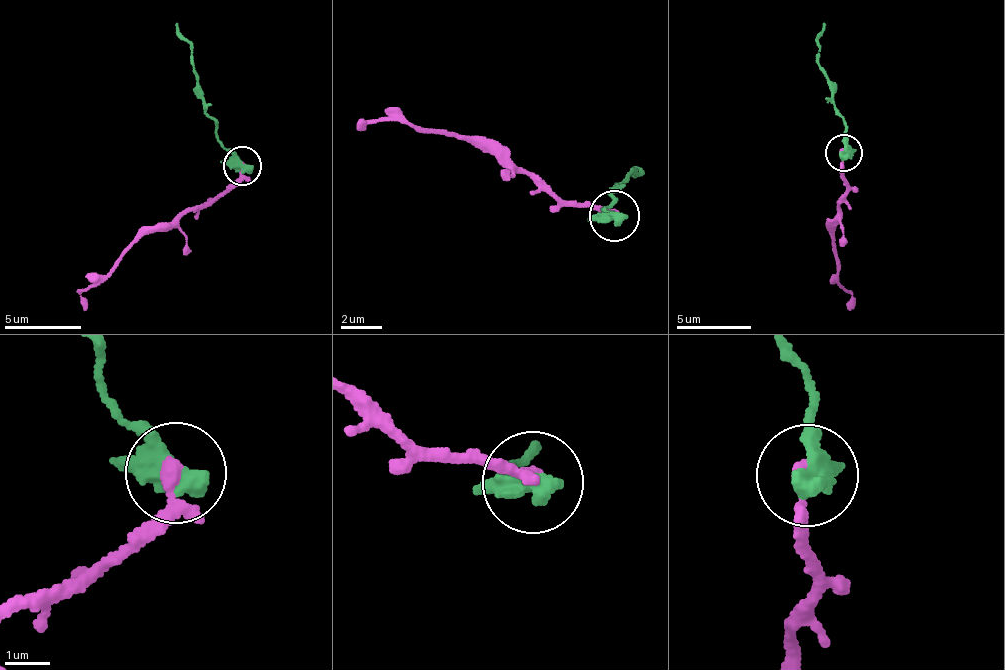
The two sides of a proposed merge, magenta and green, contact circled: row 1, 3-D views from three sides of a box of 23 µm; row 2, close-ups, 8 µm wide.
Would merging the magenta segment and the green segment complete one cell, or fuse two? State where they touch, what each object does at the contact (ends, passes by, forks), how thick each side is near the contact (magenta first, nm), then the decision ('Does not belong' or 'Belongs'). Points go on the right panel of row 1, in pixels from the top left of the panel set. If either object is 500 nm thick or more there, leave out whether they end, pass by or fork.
Place: (844, 153). At the ring magenta passes by. At the ring green passes by. Thickness 200 nm (magenta) against 440 nm. Does not belong

